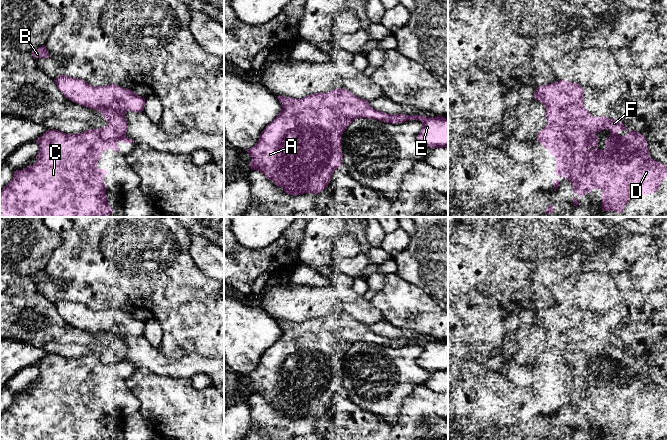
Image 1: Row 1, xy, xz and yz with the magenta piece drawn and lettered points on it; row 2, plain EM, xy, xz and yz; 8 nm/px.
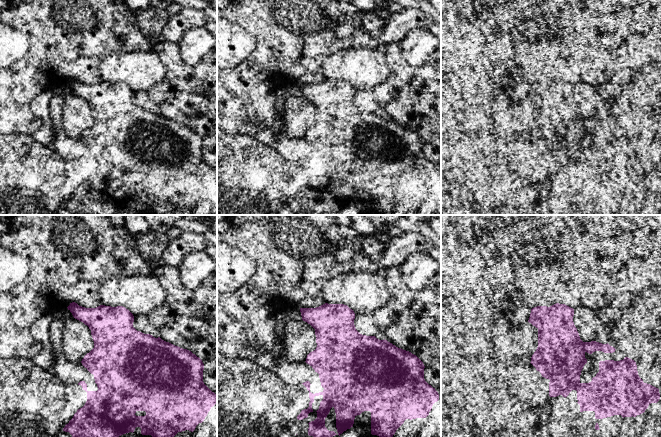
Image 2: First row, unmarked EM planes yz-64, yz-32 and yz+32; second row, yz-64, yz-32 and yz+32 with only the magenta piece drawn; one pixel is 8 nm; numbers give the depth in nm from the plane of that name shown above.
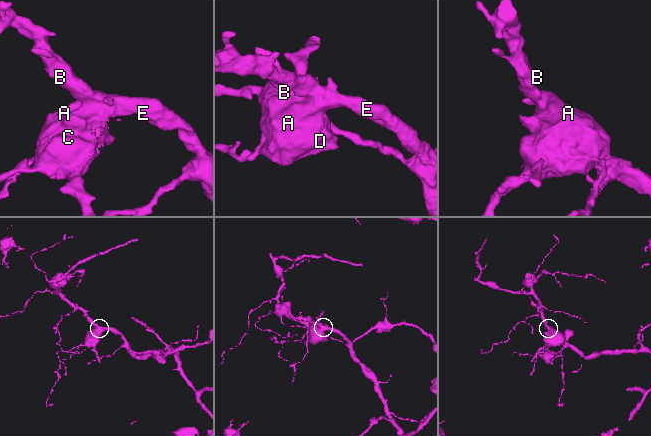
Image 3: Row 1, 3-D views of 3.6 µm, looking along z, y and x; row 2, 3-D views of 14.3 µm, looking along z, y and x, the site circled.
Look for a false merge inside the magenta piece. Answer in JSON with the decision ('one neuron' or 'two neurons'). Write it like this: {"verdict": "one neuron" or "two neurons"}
{"verdict": "one neuron"}

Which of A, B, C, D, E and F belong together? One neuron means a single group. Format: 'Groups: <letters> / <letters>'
Groups: A B C D E F

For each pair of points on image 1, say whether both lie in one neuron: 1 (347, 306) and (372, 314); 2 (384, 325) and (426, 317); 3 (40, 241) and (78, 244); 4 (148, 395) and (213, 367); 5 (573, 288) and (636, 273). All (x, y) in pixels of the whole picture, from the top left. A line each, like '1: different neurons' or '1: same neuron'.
1: same neuron
2: different neurons
3: different neurons
4: different neurons
5: different neurons

